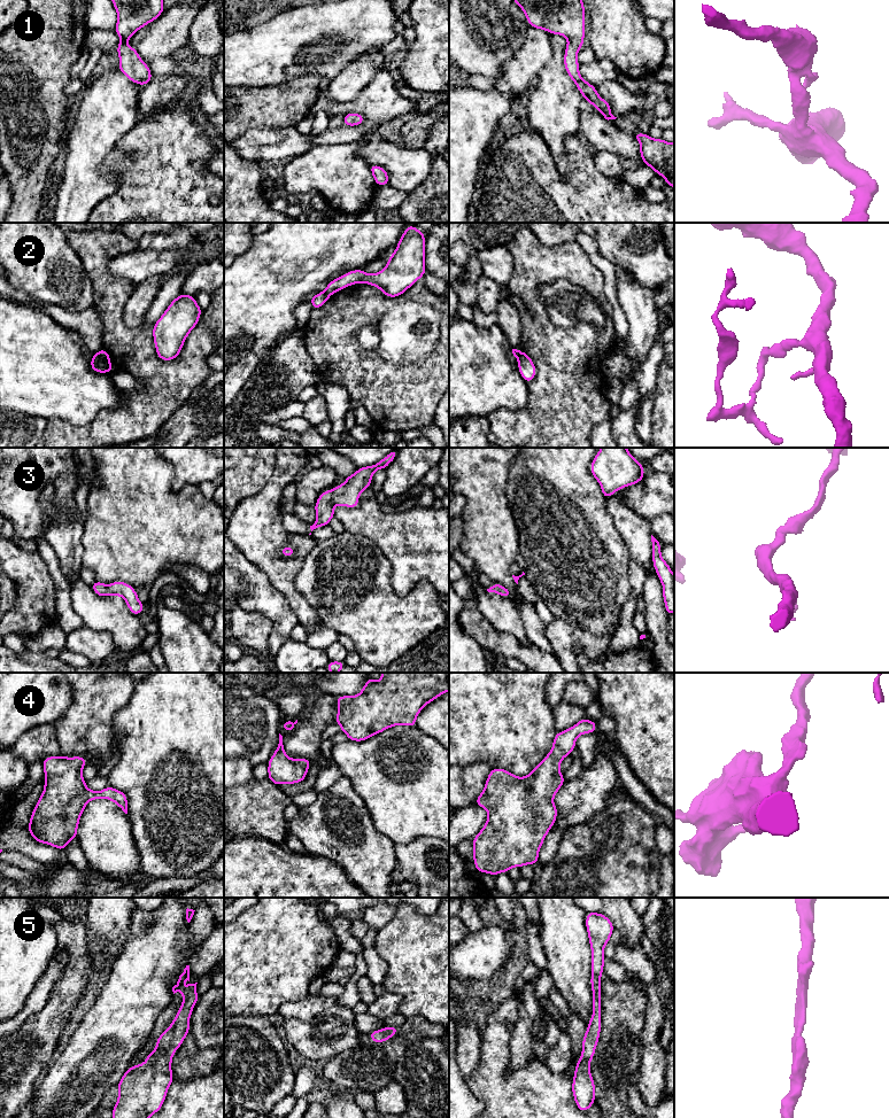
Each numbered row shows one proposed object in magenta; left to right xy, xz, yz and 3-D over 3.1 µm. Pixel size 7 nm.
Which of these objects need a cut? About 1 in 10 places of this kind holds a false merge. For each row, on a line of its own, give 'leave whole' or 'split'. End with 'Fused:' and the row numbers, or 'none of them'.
1: leave whole
2: split
3: leave whole
4: leave whole
5: leave whole
Fused: 2

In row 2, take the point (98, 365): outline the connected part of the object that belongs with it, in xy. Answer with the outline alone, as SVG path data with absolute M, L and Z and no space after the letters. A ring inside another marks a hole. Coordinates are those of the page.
M99 352L93 354L90 366L96 373L111 373L114 370L111 365L101 359Z

